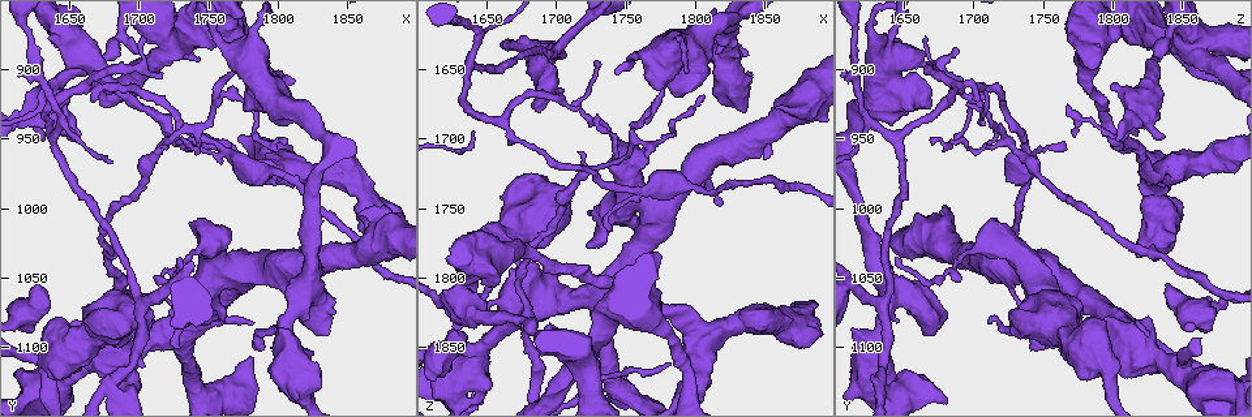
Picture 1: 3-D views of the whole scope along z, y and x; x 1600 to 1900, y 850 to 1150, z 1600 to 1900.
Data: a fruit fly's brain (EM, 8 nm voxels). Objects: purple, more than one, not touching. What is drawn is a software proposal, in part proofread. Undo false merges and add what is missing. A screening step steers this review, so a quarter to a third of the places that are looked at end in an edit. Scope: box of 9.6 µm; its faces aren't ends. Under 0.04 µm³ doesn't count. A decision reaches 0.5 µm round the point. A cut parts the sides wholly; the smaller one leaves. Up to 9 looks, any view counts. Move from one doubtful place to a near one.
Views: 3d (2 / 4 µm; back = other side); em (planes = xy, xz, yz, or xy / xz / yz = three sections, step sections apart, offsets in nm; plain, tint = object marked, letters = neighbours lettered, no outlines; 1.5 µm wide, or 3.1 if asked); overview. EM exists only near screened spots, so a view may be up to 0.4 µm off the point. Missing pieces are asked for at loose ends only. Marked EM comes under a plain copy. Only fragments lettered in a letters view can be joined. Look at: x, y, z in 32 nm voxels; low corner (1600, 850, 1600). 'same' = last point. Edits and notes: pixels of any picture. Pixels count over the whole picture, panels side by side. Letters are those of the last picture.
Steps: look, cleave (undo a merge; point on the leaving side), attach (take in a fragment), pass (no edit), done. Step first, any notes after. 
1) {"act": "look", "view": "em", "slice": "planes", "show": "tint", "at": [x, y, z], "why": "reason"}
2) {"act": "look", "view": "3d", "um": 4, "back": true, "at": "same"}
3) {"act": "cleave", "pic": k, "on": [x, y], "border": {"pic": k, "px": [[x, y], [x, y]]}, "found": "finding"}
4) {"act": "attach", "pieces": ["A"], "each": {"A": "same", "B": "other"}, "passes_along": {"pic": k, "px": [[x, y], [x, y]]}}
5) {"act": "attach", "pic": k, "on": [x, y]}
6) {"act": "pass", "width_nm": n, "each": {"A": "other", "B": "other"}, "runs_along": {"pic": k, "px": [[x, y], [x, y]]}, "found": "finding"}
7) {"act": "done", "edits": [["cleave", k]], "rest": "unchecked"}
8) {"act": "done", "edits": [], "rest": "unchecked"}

{"act": "look", "view": "3d", "um": 2, "at": [1646, 942, 1622], "why": "abrupt turn"}

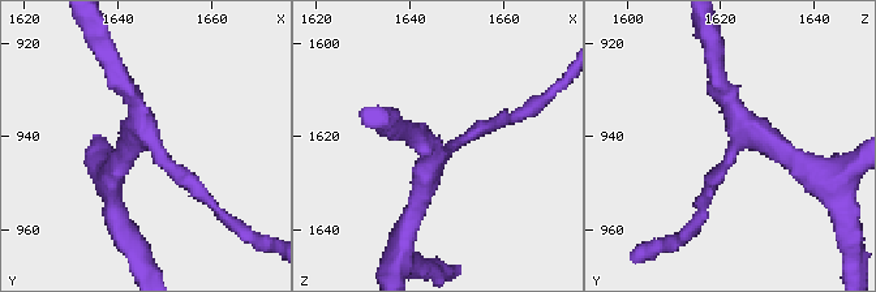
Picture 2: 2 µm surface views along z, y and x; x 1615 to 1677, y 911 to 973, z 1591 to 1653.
{"act": "look", "view": "em", "slice": "planes", "show": "letters", "at": [1647, 941, 1623], "arms": 3}

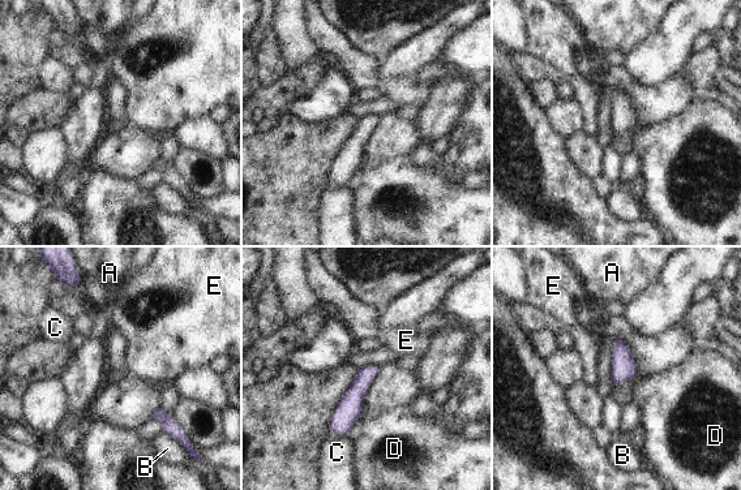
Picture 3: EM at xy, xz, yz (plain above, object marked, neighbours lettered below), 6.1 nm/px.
{"act": "pass", "each": {"A": "other", "B": "other", "C": "other", "D": "other", "E": "other"}, "runs_along": {"pic": 3, "px": [[376, 369], [360, 385], [335, 430]]}, "found": "one cell here"}

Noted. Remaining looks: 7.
{"act": "look", "view": "3d", "um": 2, "at": [1680, 1128, 1634], "why": "a fork"}

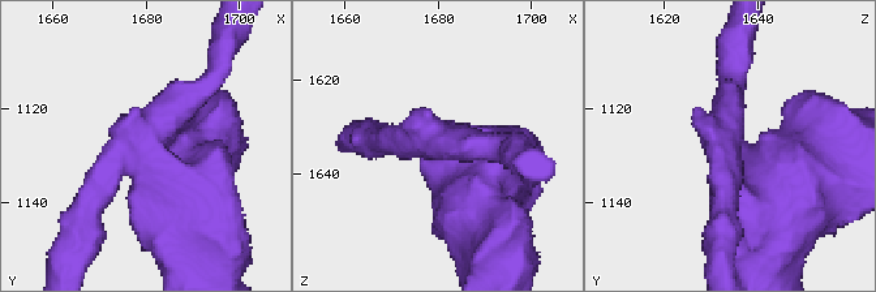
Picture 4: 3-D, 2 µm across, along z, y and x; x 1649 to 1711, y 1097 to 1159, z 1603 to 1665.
{"act": "look", "view": "em", "slice": "yz", "step": 8, "show": "tint", "at": [1679, 1130, 1632], "arms": 3, "arm_widths_nm": [180, 220, 500], "why": "need the tissue"}

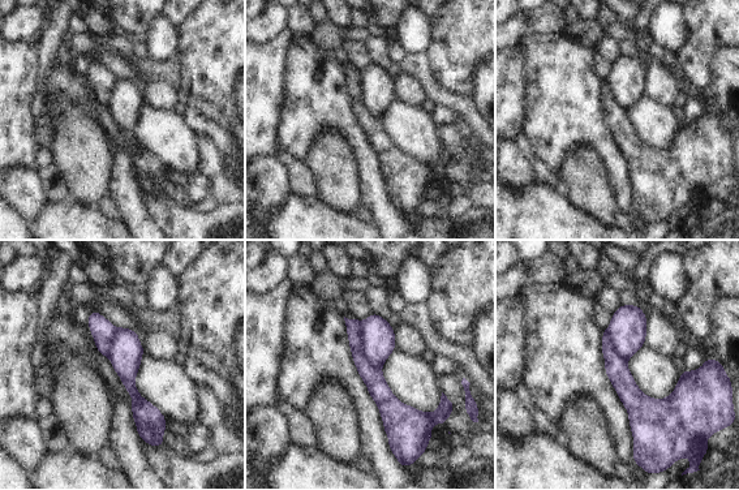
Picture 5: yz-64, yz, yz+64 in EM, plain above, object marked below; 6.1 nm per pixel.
{"act": "look", "view": "em", "slice": "planes", "show": "letters", "at": "same", "why": "another direction"}

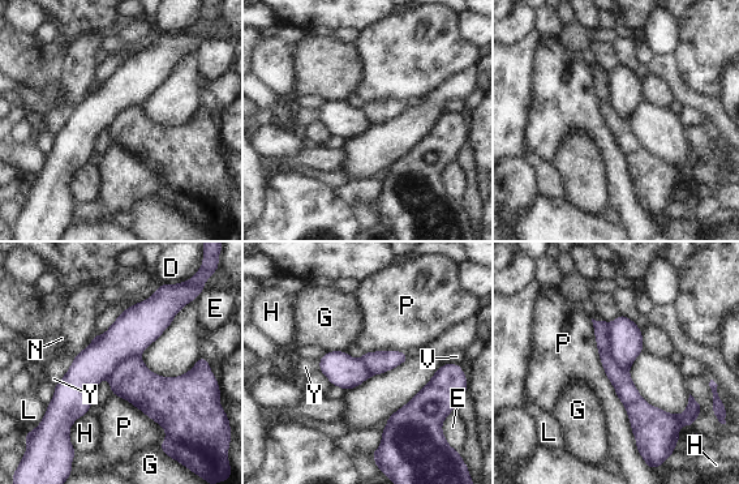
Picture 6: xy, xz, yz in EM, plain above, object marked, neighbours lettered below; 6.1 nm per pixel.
{"act": "cleave", "pic": 6, "on": [626, 338], "each": {"D": "other", "E": "other", "G": "other", "H": "other", "L": "other", "N": "other", "P": "other", "V": "other", "Y": "other"}, "part_leaving": {"pic": 6, "px": [[167, 307], [76, 388], [67, 425]]}, "found": "a second cell is stuck on"}

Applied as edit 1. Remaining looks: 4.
{"act": "look", "view": "3d", "um": 4, "at": [1814, 1066, 1636], "why": "calibre changes"}

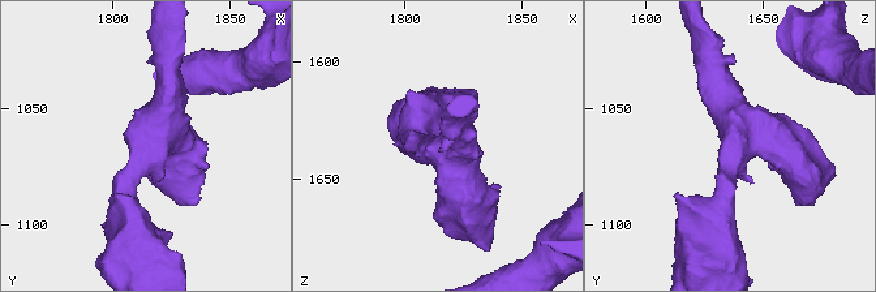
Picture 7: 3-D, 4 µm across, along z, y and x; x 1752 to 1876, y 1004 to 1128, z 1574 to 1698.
{"act": "look", "view": "em", "slice": "planes", "show": "letters", "at": [1816, 1067, 1638], "arms": 3, "arm_widths_nm": [280, 380, 600]}

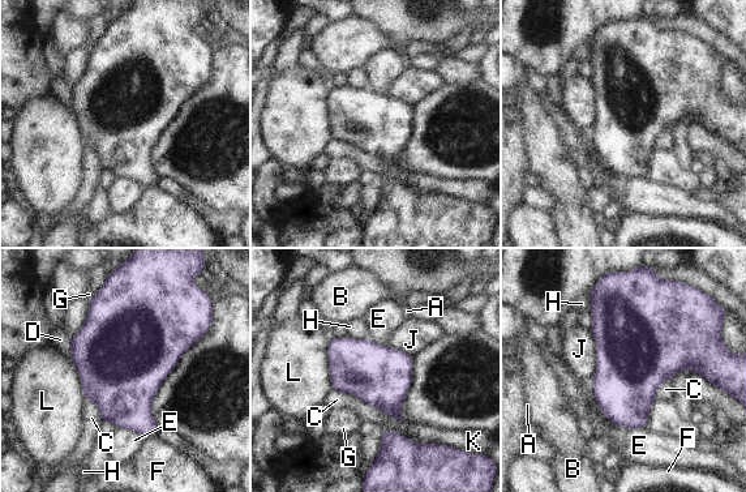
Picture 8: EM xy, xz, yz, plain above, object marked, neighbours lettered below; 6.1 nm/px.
{"act": "pass", "longest_contact_nm": ["E", 440], "each": {"A": "other", "B": "other", "C": "other", "D": "other", "E": "other", "F": "other", "G": "other", "H": "other", "J": "other", "K": "other", "L": "other"}, "border": {"pic": 8, "px": [[590, 329], [596, 346], [591, 383]]}, "found": "continuous, no second cell"}

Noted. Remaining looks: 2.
{"act": "done", "edits": [["cleave", 6]], "rest": "unchecked"}

